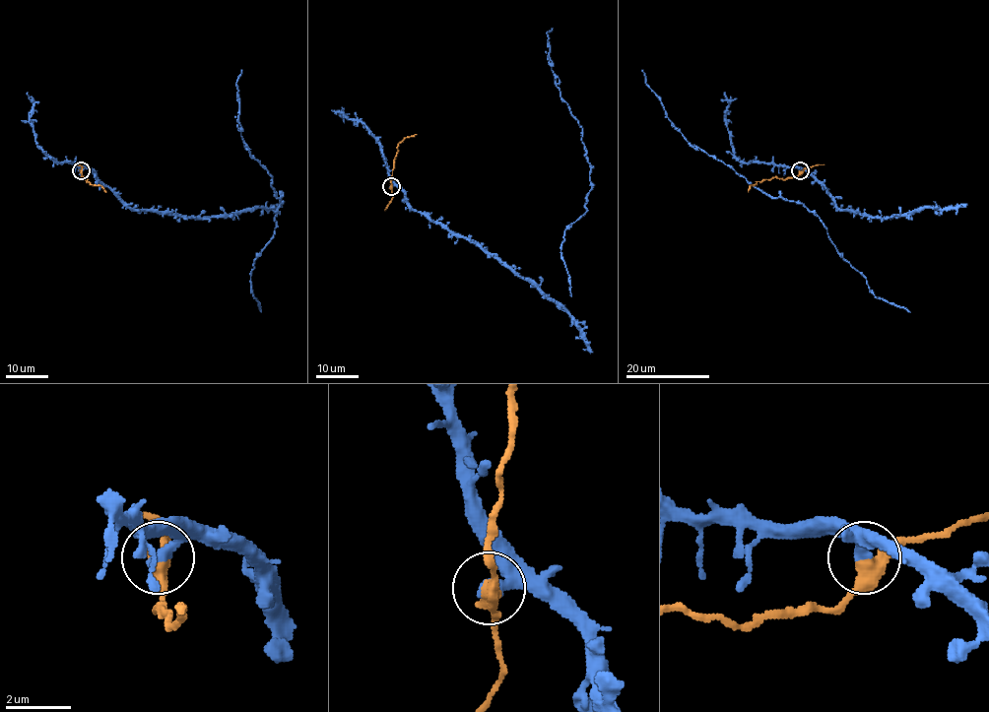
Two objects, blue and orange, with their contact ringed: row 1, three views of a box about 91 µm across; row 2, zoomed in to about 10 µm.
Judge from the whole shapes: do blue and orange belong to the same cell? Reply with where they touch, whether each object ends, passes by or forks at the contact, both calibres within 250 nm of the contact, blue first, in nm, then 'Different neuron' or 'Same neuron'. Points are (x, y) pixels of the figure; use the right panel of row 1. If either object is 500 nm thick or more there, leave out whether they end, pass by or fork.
Place: (800, 170). At the ring blue ends. At the ring orange passes by. Thickness 360 nm (blue) against 400 nm. Different neuron

